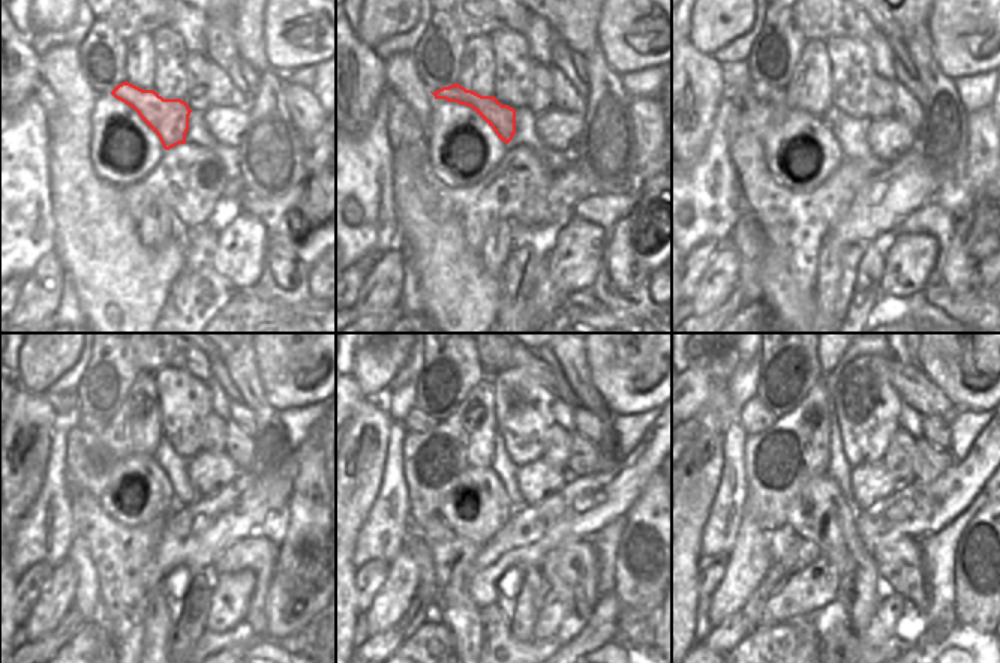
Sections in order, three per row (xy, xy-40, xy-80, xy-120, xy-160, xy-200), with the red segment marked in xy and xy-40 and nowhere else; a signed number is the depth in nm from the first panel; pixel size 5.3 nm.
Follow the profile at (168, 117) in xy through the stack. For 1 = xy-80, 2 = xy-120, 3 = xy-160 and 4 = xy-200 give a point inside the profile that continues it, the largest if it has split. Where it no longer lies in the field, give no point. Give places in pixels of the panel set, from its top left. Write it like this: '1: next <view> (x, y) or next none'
1: next xy-80 (757, 89)
2: next xy-120 (83, 422)
3: next xy-160 (417, 420)
4: next xy-200 (753, 417)

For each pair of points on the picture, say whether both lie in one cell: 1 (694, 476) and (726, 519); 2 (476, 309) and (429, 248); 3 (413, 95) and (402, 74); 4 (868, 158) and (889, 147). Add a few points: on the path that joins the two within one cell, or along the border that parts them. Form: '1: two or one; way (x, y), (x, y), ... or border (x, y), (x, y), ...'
1: two; border (723, 467), (718, 476), (717, 492), (700, 534)
2: one; way (461, 294), (444, 263)
3: one; way (411, 90), (402, 78)
4: two; border (868, 120), (867, 144), (885, 162)

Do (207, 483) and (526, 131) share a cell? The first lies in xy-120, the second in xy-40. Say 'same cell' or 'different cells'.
different cells

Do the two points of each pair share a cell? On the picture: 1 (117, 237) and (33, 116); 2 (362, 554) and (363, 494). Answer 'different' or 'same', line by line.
1: different
2: different

